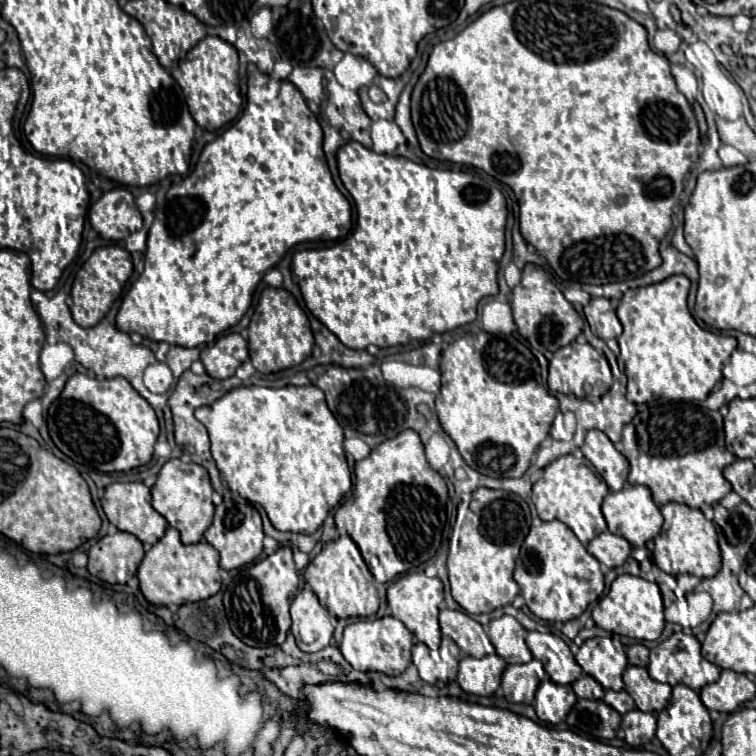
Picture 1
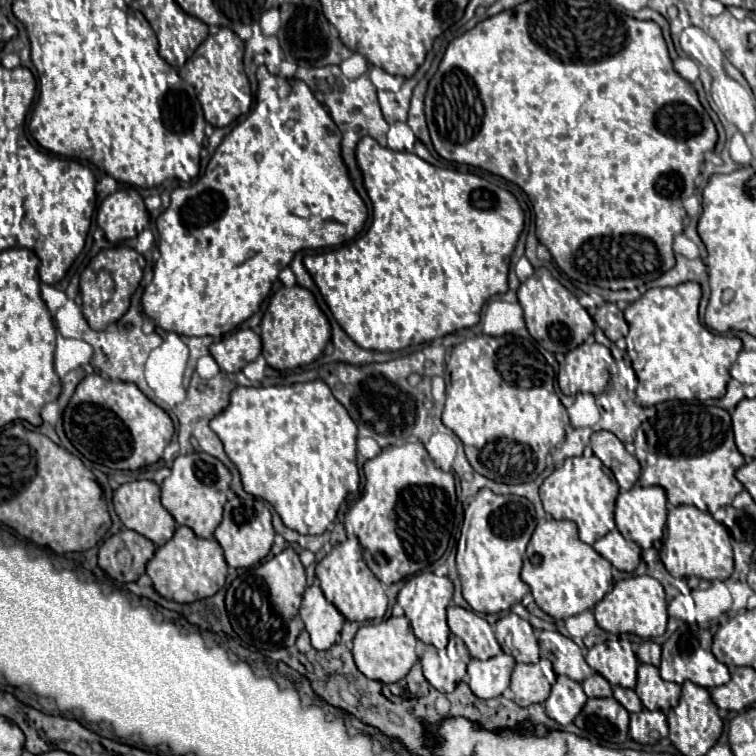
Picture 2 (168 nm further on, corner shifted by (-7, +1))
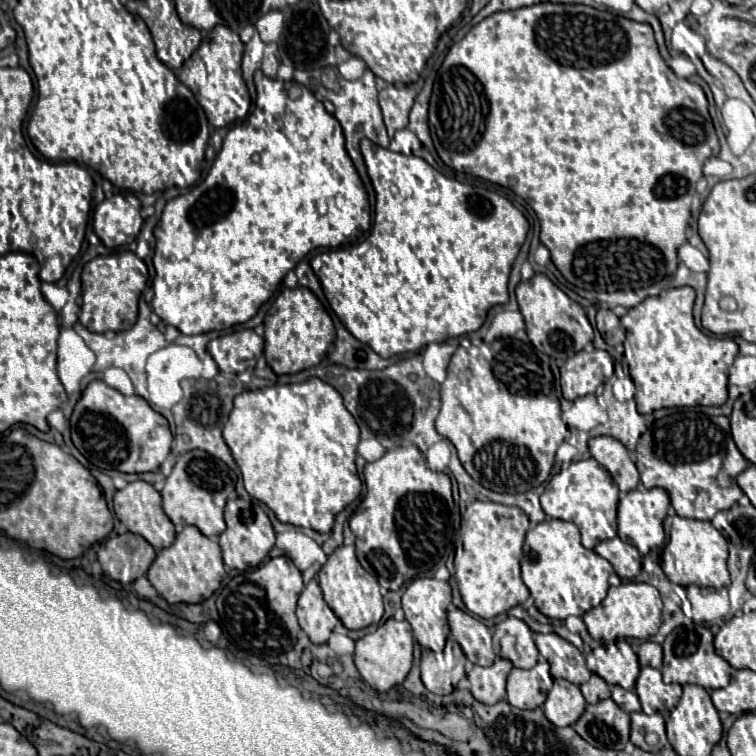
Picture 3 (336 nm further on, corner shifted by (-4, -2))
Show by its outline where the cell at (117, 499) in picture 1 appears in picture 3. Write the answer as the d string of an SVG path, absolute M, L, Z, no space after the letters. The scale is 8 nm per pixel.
M145 481L129 483L125 489L115 493L113 509L115 509L115 515L121 519L121 523L125 523L131 533L145 537L155 547L155 551L161 551L175 541L175 527L171 523L171 519L163 513L161 495L159 495L159 491L153 489L153 485L149 485Z

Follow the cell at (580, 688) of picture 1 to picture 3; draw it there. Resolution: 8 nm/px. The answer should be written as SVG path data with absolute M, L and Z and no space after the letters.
M591 675L591 679L585 685L581 685L581 691L583 691L583 697L587 703L597 703L601 699L611 697L609 685L599 675Z

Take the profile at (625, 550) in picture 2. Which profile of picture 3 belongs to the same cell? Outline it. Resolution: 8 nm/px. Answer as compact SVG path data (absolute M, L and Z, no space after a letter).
M619 537L601 541L595 547L595 553L601 555L603 559L607 559L613 565L615 573L625 581L633 579L641 573L641 555L639 551L631 543L621 541Z

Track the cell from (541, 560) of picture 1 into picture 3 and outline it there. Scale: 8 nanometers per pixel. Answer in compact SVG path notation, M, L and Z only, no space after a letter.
M545 519L543 523L527 531L527 539L523 545L521 573L523 573L523 583L529 587L531 597L535 599L535 607L543 615L563 621L569 615L583 615L585 611L589 611L591 607L597 607L605 599L609 589L609 575L613 573L613 567L607 559L599 557L595 551L585 549L581 545L579 529L573 523L561 521L561 519Z

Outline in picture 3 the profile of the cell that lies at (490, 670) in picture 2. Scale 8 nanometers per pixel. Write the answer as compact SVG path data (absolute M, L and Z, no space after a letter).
M497 659L489 667L475 665L467 675L473 697L485 705L495 705L497 701L501 701L505 697L505 683L511 669L511 661L505 659Z

